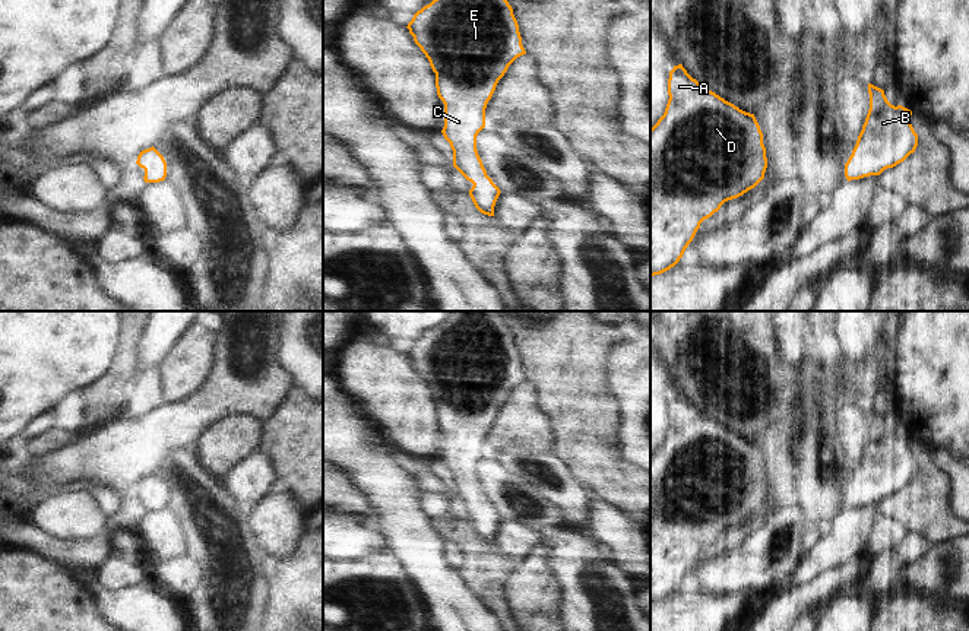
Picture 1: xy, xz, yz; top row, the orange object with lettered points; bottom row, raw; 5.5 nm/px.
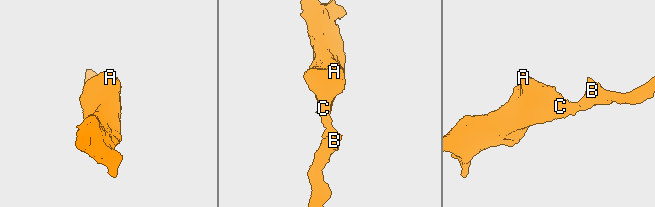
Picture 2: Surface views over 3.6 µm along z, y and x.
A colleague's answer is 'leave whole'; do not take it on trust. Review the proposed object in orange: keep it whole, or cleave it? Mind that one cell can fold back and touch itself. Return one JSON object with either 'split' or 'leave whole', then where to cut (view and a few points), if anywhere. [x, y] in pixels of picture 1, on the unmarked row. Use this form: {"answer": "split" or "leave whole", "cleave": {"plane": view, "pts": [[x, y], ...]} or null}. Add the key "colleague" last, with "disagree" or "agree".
{"answer": "leave whole", "cleave": null, "colleague": "agree"}

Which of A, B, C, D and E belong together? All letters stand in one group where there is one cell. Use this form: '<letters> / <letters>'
A B C D E

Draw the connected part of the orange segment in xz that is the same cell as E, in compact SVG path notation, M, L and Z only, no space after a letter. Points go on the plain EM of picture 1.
M450 311L441 324L418 337L406 355L436 400L437 422L444 431L441 460L453 478L453 494L474 511L469 523L475 535L484 542L494 543L494 533L501 519L487 502L476 478L476 463L485 454L485 435L498 408L517 384L526 381L513 336L497 311Z

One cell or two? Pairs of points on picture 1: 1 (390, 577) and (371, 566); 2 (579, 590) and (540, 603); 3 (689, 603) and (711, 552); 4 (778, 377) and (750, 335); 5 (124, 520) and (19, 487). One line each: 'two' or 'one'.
1: one
2: two
3: two
4: one
5: two

